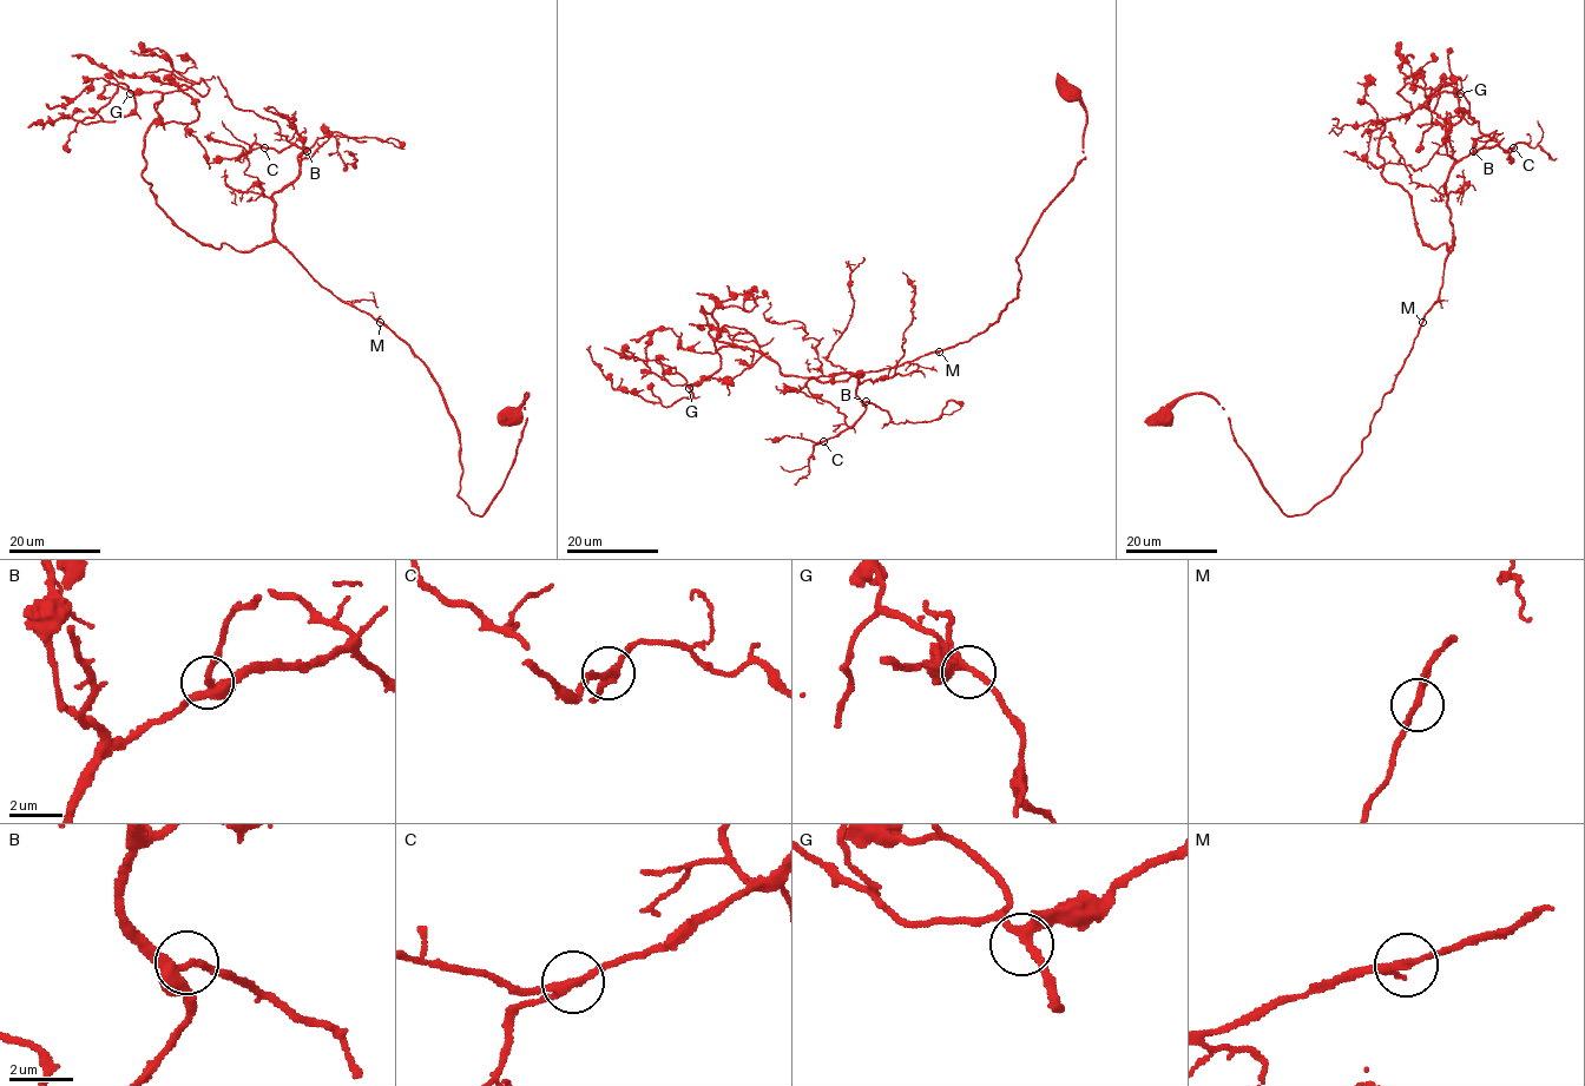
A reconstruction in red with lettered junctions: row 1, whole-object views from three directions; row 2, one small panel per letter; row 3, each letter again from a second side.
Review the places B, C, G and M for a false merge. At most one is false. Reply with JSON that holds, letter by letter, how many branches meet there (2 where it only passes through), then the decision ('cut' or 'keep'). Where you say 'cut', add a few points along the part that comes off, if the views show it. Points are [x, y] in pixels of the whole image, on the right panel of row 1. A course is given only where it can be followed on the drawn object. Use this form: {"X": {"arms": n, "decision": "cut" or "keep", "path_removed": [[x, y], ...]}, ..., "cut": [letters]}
{"B": {"arms": 3, "decision": "keep"}, "C": {"arms": 3, "decision": "keep"}, "G": {"arms": 3, "decision": "keep"}, "M": {"arms": 3, "decision": "keep"}, "cut": []}

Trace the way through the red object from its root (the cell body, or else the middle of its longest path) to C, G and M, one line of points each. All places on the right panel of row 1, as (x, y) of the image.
C: (1162, 418), (1211, 395), (1284, 513), (1323, 500), (1438, 300), (1449, 170), (1513, 147)
G: (1162, 418), (1211, 395), (1288, 515), (1333, 492), (1453, 244), (1421, 239), (1379, 136), (1460, 93)
M: (1162, 418), (1184, 396), (1211, 395), (1273, 501), (1288, 515), (1304, 514), (1333, 492), (1361, 453), (1422, 322)

